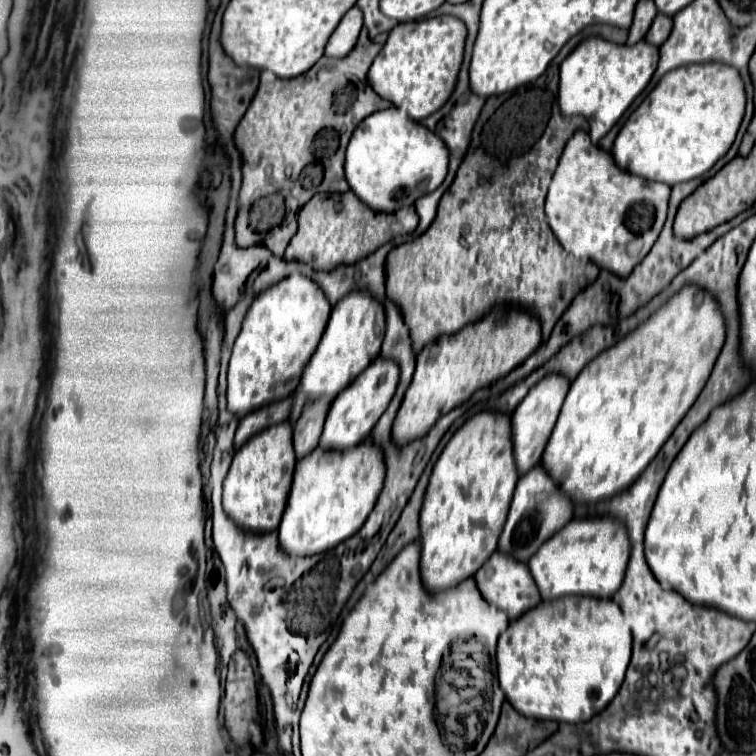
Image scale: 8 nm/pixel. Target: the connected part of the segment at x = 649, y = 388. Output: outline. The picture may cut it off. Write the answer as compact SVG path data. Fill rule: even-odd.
M685 285L657 313L645 319L637 329L625 335L617 345L599 353L571 383L557 425L551 433L541 465L547 469L559 489L563 489L575 505L609 499L629 487L651 463L673 429L685 417L705 387L715 359L725 343L725 323L717 301L697 285Z

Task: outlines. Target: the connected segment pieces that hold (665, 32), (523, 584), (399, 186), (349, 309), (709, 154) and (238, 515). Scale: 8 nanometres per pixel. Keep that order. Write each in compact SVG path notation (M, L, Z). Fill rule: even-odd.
M659 13L657 17L655 17L655 21L653 21L653 25L651 25L651 29L649 29L649 33L647 33L647 41L649 43L653 43L653 45L661 45L667 37L669 37L669 33L671 33L671 27L673 27L673 19L669 19L669 17L665 17L663 13Z
M495 551L489 561L485 561L485 565L475 573L475 581L477 581L477 587L481 589L483 597L493 603L497 609L505 611L509 615L509 619L517 619L519 615L523 615L527 609L533 609L535 605L541 603L541 595L539 595L539 589L529 573L529 567L527 563L521 563L521 561L513 561L513 557L501 553L501 551Z
M397 107L365 117L349 141L345 159L345 175L351 189L363 203L381 213L411 207L421 195L435 191L443 183L447 167L449 149L445 149L445 141Z
M353 291L349 293L349 297L343 297L333 307L323 339L315 355L311 357L309 365L305 367L301 383L295 391L291 423L299 419L301 409L305 407L307 401L313 401L315 397L323 395L337 397L379 355L383 337L385 337L385 309L381 309L381 303L375 297L369 297L369 293L365 291Z
M685 65L661 77L621 127L613 157L617 165L667 185L707 173L733 145L745 115L745 85L731 65Z
M283 421L257 433L257 437L251 437L235 453L227 479L223 483L223 507L239 527L249 531L273 531L279 527L297 461L291 435L291 423Z

